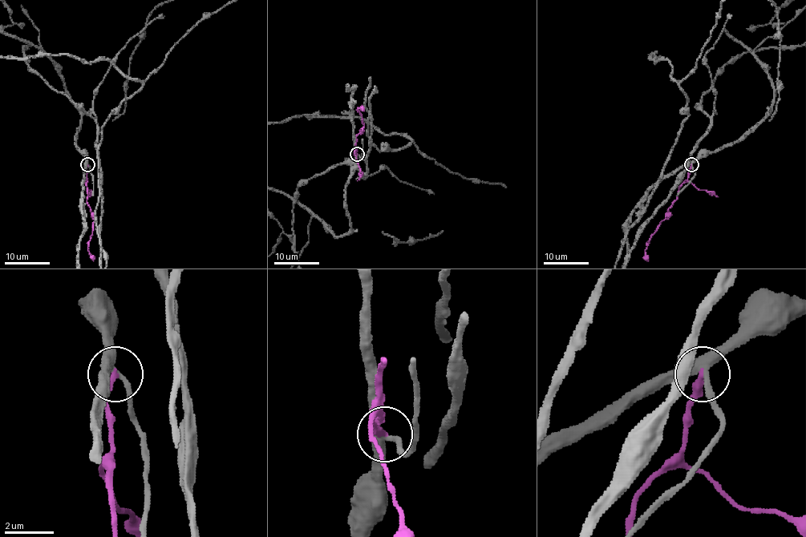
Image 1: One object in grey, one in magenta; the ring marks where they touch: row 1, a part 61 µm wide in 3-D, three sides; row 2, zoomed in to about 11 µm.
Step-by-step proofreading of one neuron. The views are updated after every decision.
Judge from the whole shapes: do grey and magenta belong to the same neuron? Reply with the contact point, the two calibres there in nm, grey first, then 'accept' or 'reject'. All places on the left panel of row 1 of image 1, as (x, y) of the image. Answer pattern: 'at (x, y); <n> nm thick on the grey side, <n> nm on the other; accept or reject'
at (87, 164); 360 nm thick on the grey side, 340 nm on the other; reject

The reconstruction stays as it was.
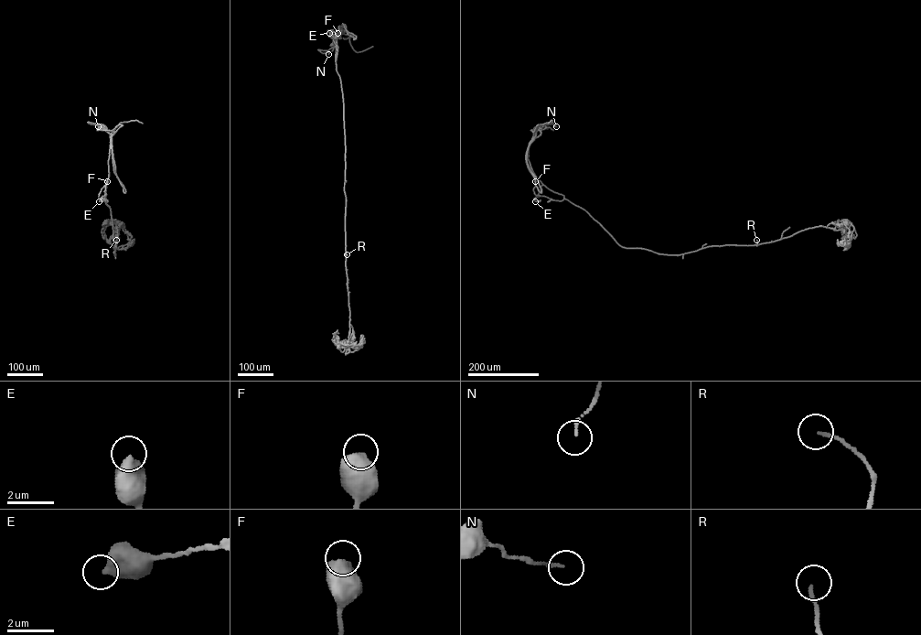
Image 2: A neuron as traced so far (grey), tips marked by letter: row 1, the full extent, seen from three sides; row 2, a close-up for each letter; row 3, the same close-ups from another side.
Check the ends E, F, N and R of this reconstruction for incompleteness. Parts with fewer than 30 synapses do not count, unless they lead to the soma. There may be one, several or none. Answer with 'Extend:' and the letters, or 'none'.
Extend: none

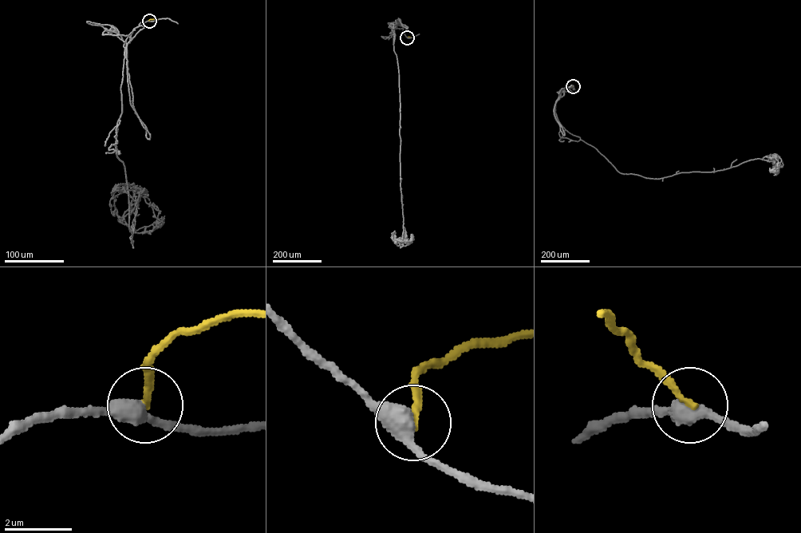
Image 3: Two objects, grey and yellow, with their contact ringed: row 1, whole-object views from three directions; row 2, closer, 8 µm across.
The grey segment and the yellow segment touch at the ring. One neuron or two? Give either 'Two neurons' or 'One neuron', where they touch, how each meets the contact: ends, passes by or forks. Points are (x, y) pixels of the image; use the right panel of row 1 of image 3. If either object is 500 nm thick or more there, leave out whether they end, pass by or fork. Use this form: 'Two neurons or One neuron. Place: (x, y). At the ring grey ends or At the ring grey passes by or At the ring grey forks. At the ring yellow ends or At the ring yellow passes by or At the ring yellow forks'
Two neurons. Place: (573, 86). At the ring grey passes by. At the ring yellow ends

